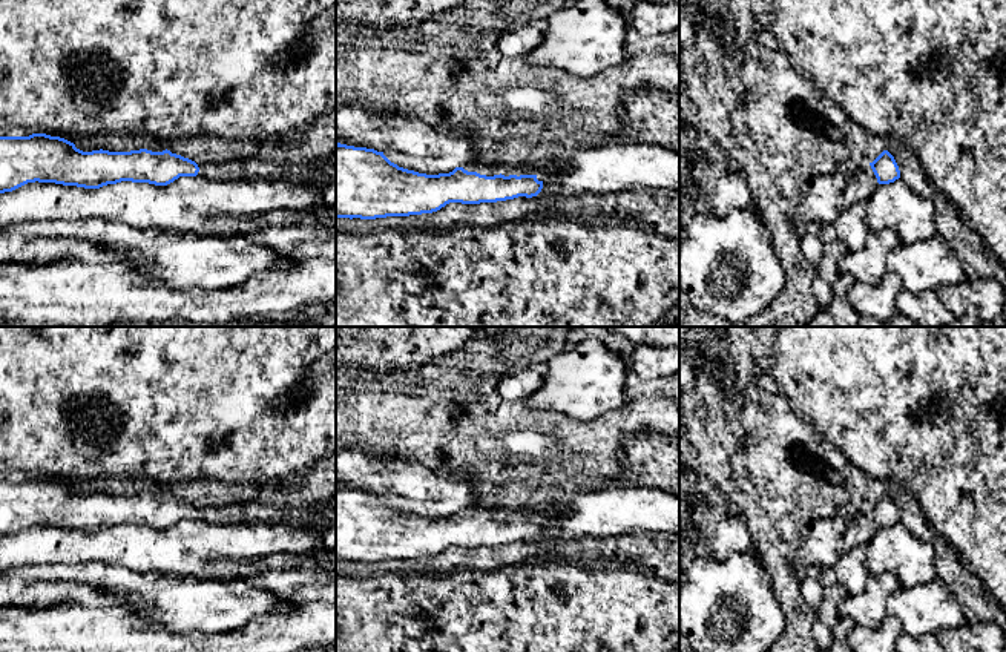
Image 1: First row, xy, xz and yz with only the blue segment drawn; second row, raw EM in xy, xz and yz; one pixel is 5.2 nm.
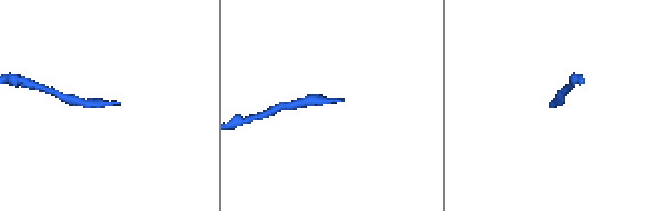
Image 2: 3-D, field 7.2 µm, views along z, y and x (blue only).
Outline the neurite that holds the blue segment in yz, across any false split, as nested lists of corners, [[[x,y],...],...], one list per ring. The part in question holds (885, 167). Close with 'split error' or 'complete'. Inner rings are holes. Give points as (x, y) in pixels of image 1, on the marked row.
[[[883,150],[873,163],[862,163],[854,175],[850,176],[842,206],[868,201],[879,184],[889,184],[900,178],[894,156]]] | split error

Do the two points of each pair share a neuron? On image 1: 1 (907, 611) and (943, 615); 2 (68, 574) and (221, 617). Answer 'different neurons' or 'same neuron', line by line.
1: same neuron
2: same neuron

